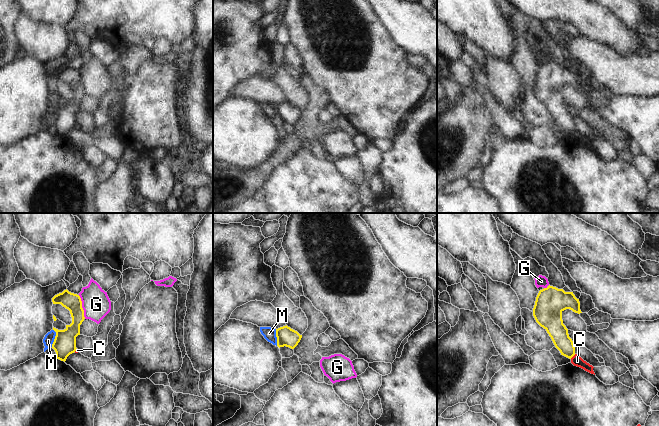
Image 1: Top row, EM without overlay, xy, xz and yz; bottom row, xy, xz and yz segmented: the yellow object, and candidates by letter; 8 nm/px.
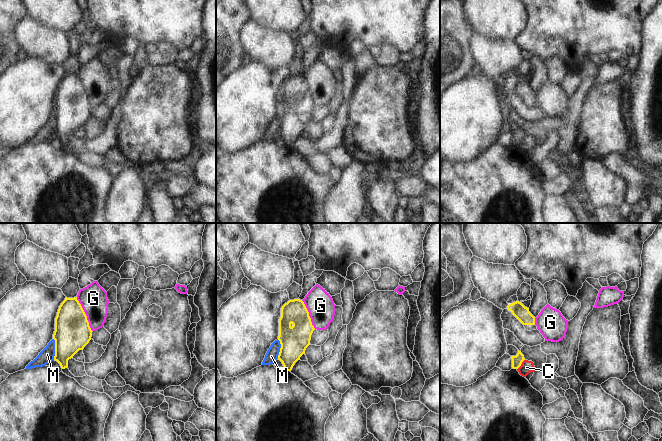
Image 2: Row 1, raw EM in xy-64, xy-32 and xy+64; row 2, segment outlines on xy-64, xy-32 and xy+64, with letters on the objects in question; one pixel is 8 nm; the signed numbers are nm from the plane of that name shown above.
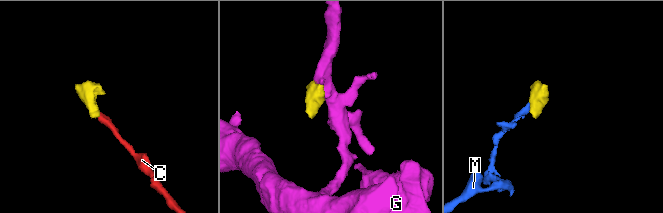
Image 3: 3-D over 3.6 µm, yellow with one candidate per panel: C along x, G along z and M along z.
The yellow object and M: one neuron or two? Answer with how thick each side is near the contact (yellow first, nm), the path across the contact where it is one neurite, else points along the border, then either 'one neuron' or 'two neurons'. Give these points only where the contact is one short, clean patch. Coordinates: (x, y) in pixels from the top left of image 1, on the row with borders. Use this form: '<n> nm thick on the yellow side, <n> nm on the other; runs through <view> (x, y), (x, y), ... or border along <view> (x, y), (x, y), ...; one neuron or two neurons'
180 nm thick on the yellow side, 90 nm on the other; border along xy (53, 329), (55, 338), (51, 346); two neurons

